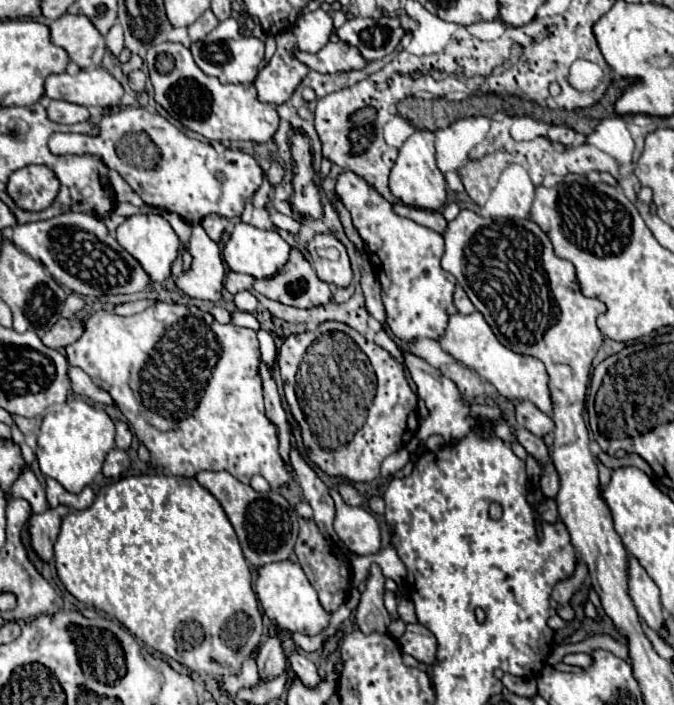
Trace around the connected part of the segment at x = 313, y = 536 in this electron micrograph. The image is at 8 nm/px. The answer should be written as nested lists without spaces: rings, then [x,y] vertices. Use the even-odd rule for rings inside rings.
[[[299,519],[299,527],[301,529],[295,545],[295,555],[299,557],[299,565],[305,571],[309,583],[317,589],[321,605],[325,607],[325,611],[333,613],[345,601],[345,589],[349,587],[349,561],[333,551],[333,547],[327,543],[327,539],[321,535],[321,531],[313,521]]]

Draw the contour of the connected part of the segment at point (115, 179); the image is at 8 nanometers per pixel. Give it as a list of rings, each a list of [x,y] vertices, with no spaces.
[[[109,170],[108,178],[114,192],[114,200],[117,203],[131,203],[137,207],[149,206],[142,201],[137,193],[115,171]]]

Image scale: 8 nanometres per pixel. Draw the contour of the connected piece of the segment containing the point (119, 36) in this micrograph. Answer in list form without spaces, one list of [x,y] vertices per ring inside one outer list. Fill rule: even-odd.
[[[115,23],[109,29],[109,33],[105,35],[105,41],[107,41],[107,47],[111,49],[111,53],[117,57],[121,53],[121,49],[123,49],[123,29],[121,29],[119,23]]]

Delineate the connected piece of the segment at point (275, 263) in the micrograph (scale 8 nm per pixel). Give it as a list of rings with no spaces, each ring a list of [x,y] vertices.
[[[237,223],[231,227],[229,239],[223,245],[223,261],[227,267],[235,273],[247,273],[255,279],[265,279],[275,275],[289,259],[289,245],[283,241],[283,237],[275,231],[257,229],[249,223]]]

